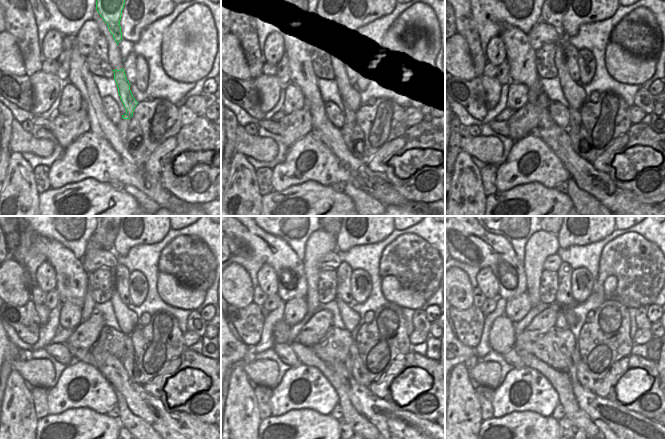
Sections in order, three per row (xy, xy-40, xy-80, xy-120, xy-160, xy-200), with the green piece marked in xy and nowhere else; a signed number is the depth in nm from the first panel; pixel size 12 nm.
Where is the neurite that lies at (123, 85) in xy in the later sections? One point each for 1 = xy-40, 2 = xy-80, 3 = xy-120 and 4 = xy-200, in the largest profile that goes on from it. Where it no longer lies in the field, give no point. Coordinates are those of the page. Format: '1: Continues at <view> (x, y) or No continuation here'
1: Continues at xy-40 (350, 116)
2: Continues at xy-80 (575, 119)
3: Continues at xy-120 (129, 348)
4: Continues at xy-200 (575, 357)

